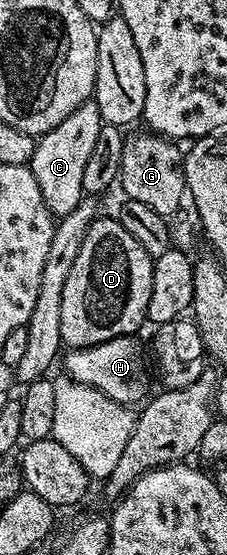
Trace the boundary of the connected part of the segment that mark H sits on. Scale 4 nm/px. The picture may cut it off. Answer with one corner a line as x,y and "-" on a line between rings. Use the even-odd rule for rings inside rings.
120,335
111,341
103,341
99,345
66,350
63,355
63,363
65,359
64,374
83,385
91,385
95,389
99,389
99,393
111,397
111,401
116,403
144,404
150,394
151,371
149,367
145,368
147,351
145,347
141,348
139,340
140,338
131,335

